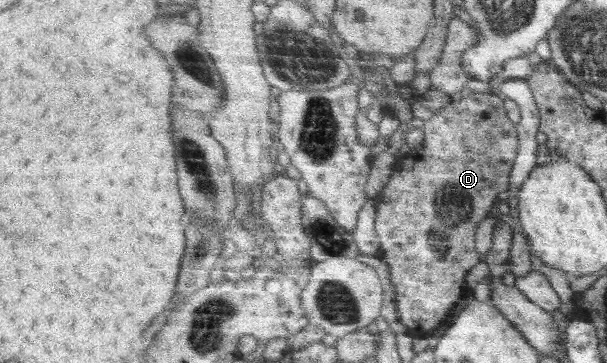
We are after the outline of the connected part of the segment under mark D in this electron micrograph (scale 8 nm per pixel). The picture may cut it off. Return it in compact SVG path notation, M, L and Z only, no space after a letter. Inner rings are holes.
M493 92L486 93L465 93L462 96L461 101L458 103L451 103L446 108L437 111L436 115L432 119L426 121L424 126L426 133L426 144L420 149L407 155L396 167L394 174L392 175L392 181L390 185L386 186L386 189L376 198L378 199L380 207L380 215L378 215L378 234L382 239L382 253L380 257L384 261L390 263L392 271L394 271L394 285L398 287L398 293L396 293L396 302L398 305L398 315L400 316L401 323L408 328L408 333L412 335L416 340L428 339L428 335L432 331L437 331L438 327L442 327L445 324L447 317L450 315L452 307L458 304L460 300L465 296L464 287L466 287L466 277L468 273L478 265L478 263L484 261L481 253L476 249L477 234L479 233L479 227L488 216L492 215L492 209L494 205L499 201L498 195L507 192L511 188L512 173L516 165L521 140L517 129L517 124L512 121L511 115L508 114L507 105L505 101L501 99L500 94Z

